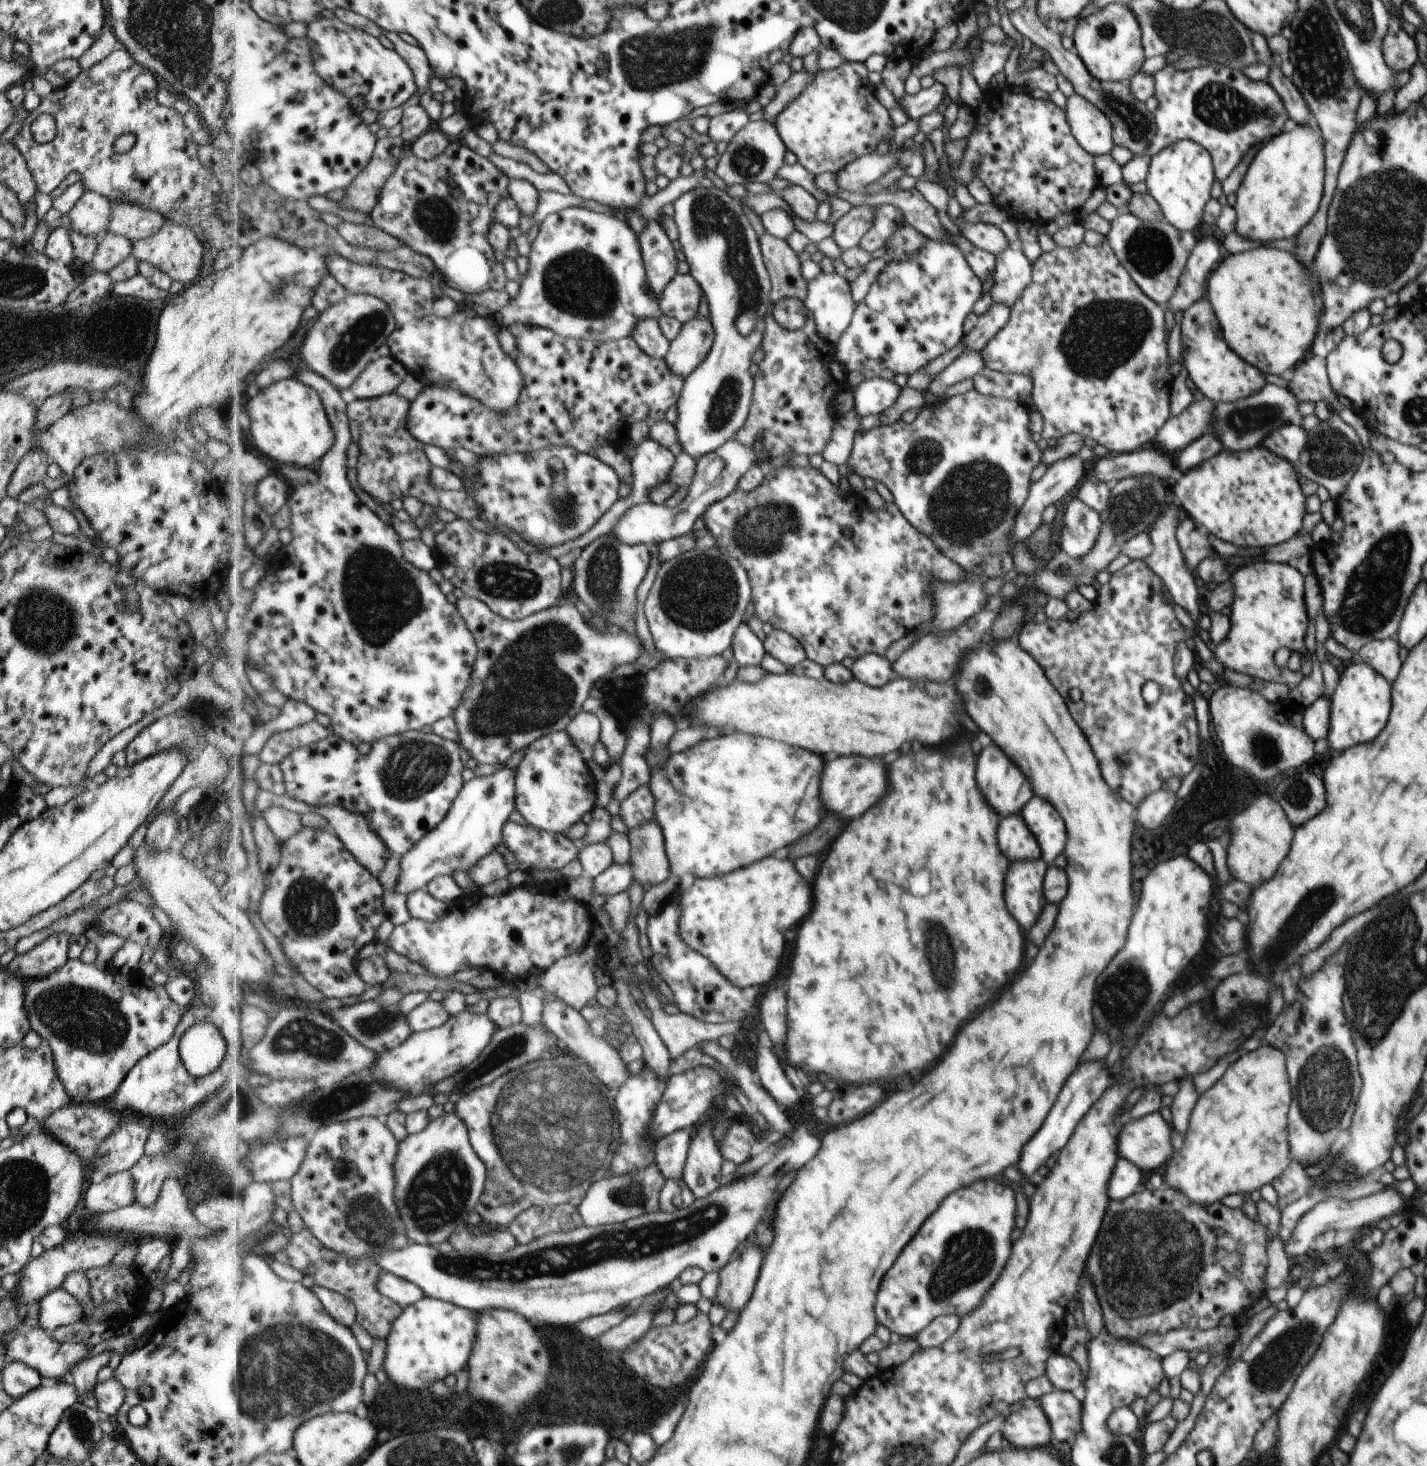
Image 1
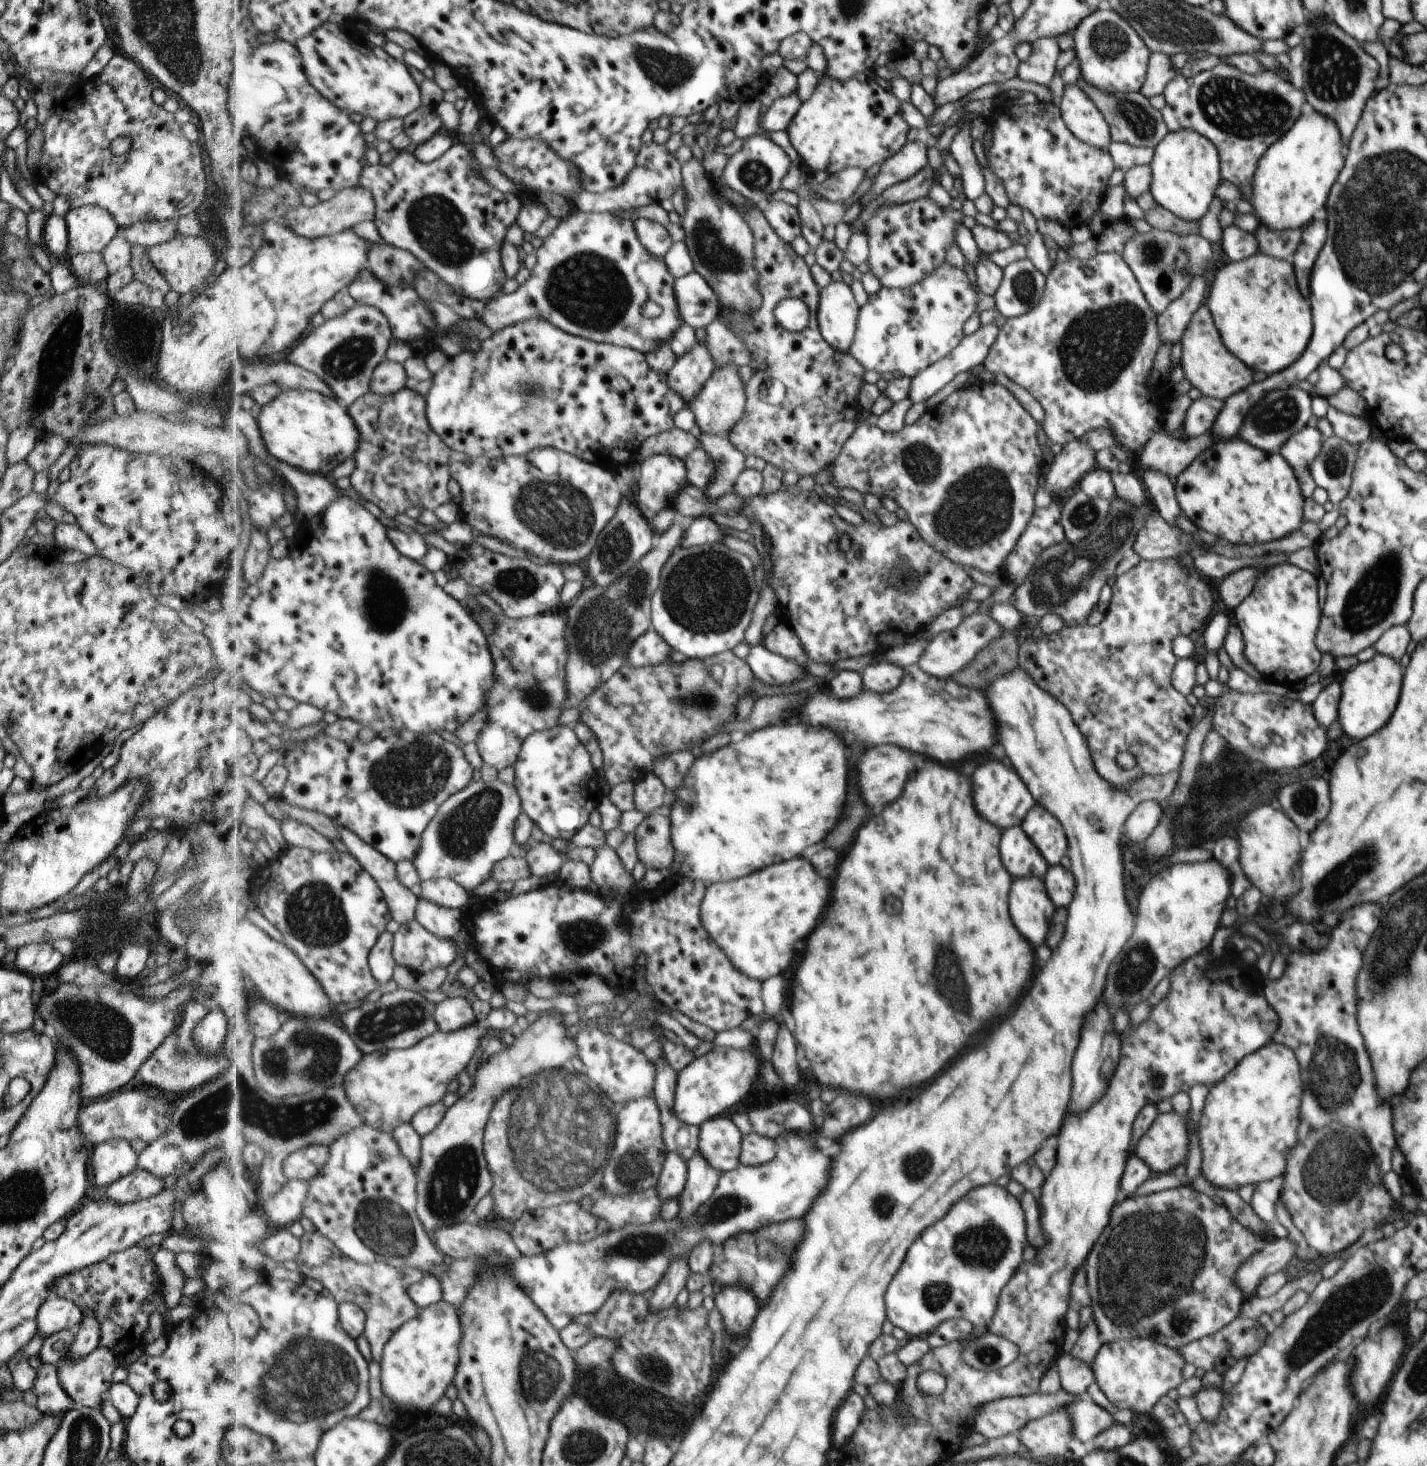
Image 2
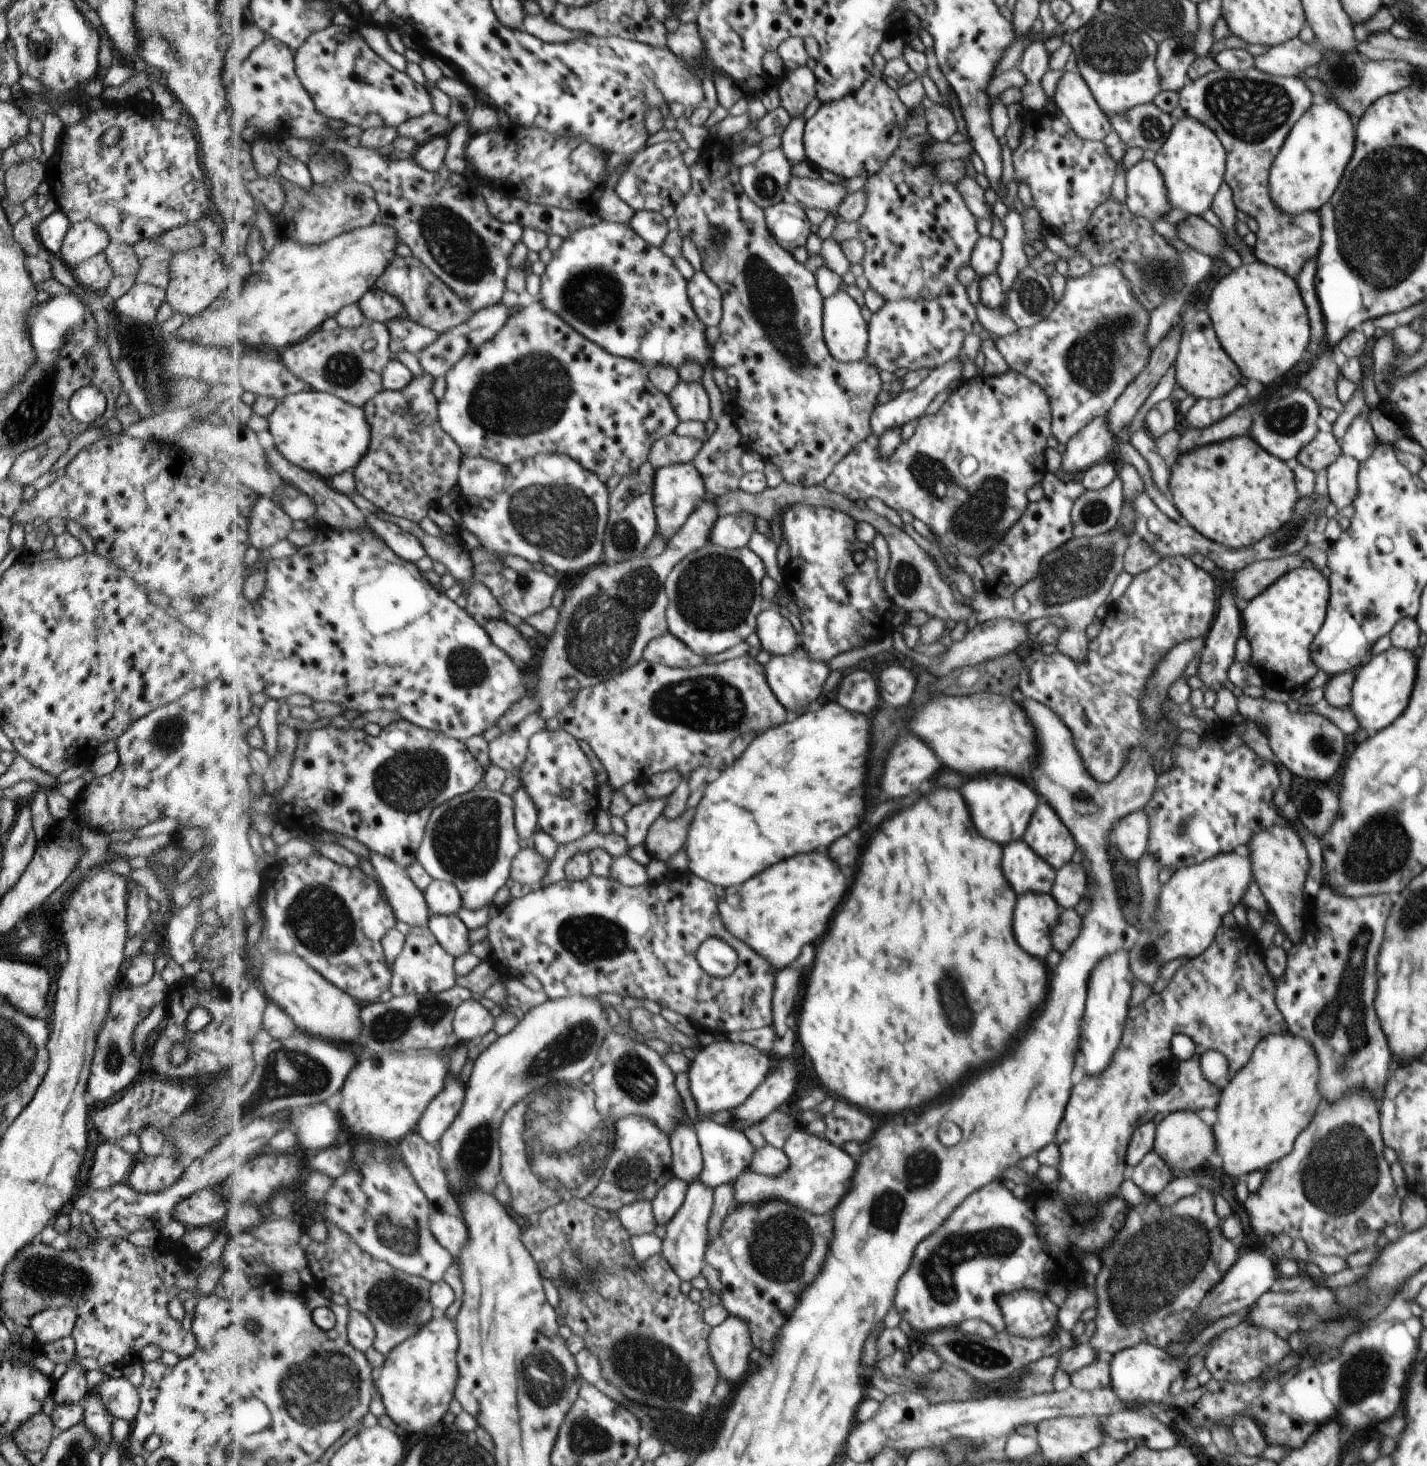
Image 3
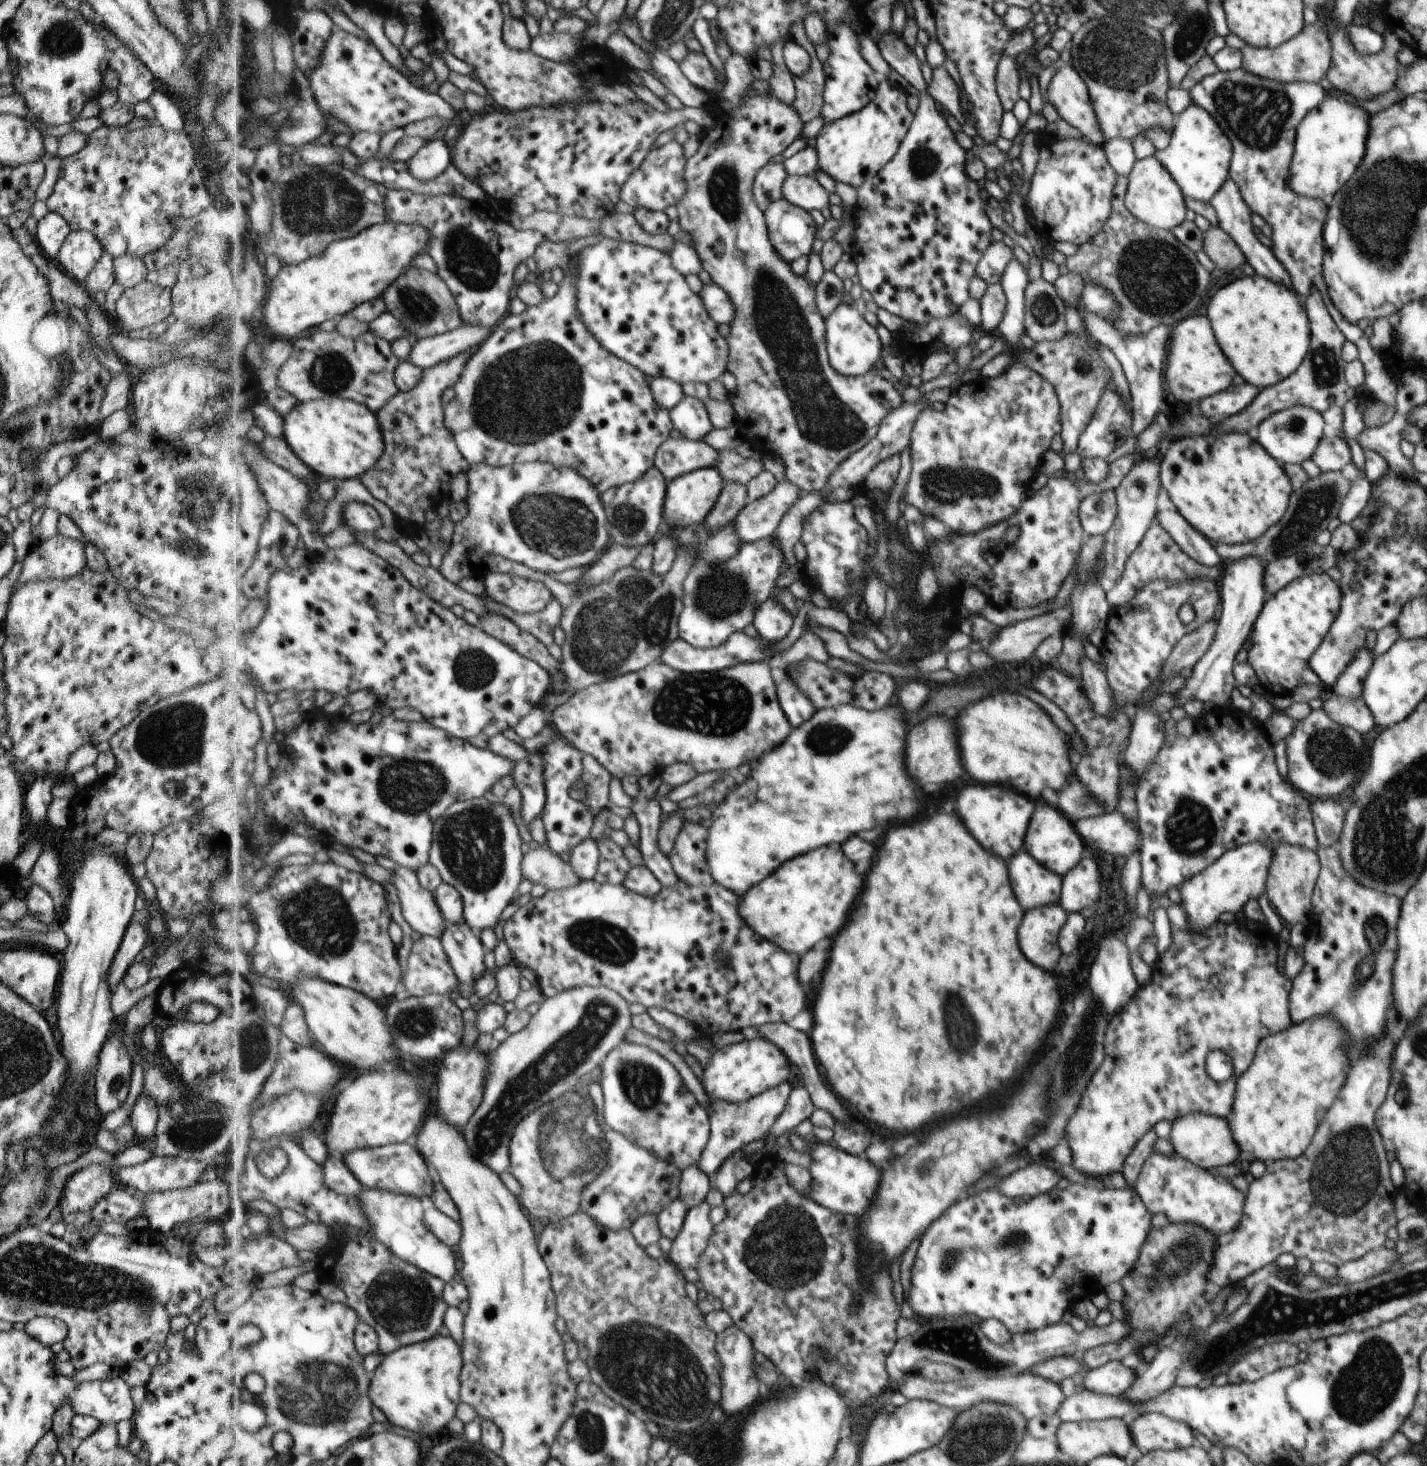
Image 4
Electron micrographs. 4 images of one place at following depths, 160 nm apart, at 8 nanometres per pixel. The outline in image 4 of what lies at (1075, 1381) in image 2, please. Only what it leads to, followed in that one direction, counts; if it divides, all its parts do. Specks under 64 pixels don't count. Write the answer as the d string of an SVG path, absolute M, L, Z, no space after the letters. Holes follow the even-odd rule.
M1111 1361L1096 1369L1084 1370L1081 1381L1084 1388L1092 1393L1119 1397L1135 1379L1133 1369L1121 1365L1120 1361Z

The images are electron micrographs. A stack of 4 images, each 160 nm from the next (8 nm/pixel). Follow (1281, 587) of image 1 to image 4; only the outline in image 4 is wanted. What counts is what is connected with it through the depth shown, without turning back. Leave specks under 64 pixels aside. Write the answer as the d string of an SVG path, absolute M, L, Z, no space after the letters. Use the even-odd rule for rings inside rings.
M1326 573L1293 579L1274 595L1268 595L1250 632L1246 662L1251 665L1264 692L1290 694L1300 684L1319 684L1308 665L1309 657L1339 614L1342 593Z

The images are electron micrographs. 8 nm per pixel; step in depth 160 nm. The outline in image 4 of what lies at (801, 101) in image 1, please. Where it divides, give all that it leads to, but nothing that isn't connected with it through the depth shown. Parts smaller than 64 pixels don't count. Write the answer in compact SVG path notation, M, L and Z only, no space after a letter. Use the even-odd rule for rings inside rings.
M888 78L879 79L880 84L871 104L853 112L841 120L826 122L815 138L814 149L819 156L819 170L835 182L843 182L855 189L866 181L873 180L895 158L899 142L911 124L911 112L905 106L905 96Z

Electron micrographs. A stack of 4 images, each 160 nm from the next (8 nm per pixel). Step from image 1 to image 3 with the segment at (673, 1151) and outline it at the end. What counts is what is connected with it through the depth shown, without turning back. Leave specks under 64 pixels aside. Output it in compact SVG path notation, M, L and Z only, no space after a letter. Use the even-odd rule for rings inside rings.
M677 1176L658 1192L653 1203L654 1215L659 1225L667 1226L686 1202L689 1185Z

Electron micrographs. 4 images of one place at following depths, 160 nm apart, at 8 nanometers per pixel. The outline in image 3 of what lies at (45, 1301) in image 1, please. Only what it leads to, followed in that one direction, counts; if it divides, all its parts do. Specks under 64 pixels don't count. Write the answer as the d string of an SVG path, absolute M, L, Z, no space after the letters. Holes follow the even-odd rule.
M69 1306L58 1309L45 1309L28 1318L27 1327L33 1332L36 1346L55 1342L57 1339L69 1337L74 1327L76 1314Z

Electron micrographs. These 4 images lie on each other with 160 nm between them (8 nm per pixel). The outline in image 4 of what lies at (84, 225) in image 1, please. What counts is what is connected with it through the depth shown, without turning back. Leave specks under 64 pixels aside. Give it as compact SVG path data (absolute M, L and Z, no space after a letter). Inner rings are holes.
M70 231L55 256L54 264L82 285L103 252L99 240L91 232Z

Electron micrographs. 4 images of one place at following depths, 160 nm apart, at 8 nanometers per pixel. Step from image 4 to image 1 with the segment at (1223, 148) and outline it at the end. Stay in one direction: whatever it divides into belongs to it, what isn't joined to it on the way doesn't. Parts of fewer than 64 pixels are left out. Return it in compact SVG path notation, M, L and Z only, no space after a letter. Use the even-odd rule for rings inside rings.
M1189 139L1174 142L1150 157L1146 191L1158 202L1165 221L1180 231L1193 231L1201 222L1203 206L1209 200L1213 171L1209 153L1199 143Z

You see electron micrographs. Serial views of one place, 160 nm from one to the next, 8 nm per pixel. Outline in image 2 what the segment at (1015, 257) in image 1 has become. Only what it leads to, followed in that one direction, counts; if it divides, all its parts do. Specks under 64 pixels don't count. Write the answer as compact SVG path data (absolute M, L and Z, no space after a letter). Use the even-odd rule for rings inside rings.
M1029 259L1011 262L1002 269L1001 282L992 296L994 306L1006 319L1024 315L1039 302L1045 282L1045 275Z

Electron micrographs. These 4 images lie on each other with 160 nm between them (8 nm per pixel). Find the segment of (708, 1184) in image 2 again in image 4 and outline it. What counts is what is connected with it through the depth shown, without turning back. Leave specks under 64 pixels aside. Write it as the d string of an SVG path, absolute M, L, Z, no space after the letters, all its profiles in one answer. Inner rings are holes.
M705 1201L703 1205L688 1211L683 1230L673 1241L672 1252L669 1254L671 1261L691 1283L700 1280L698 1266L716 1227L711 1222L711 1208Z

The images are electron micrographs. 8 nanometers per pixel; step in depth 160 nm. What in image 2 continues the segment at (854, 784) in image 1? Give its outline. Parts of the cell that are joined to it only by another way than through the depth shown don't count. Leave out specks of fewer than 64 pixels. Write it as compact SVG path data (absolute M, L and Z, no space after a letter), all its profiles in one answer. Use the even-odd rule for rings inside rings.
M895 744L869 750L859 764L865 800L871 806L885 806L895 802L913 770L915 764L911 760L911 752L901 750Z

